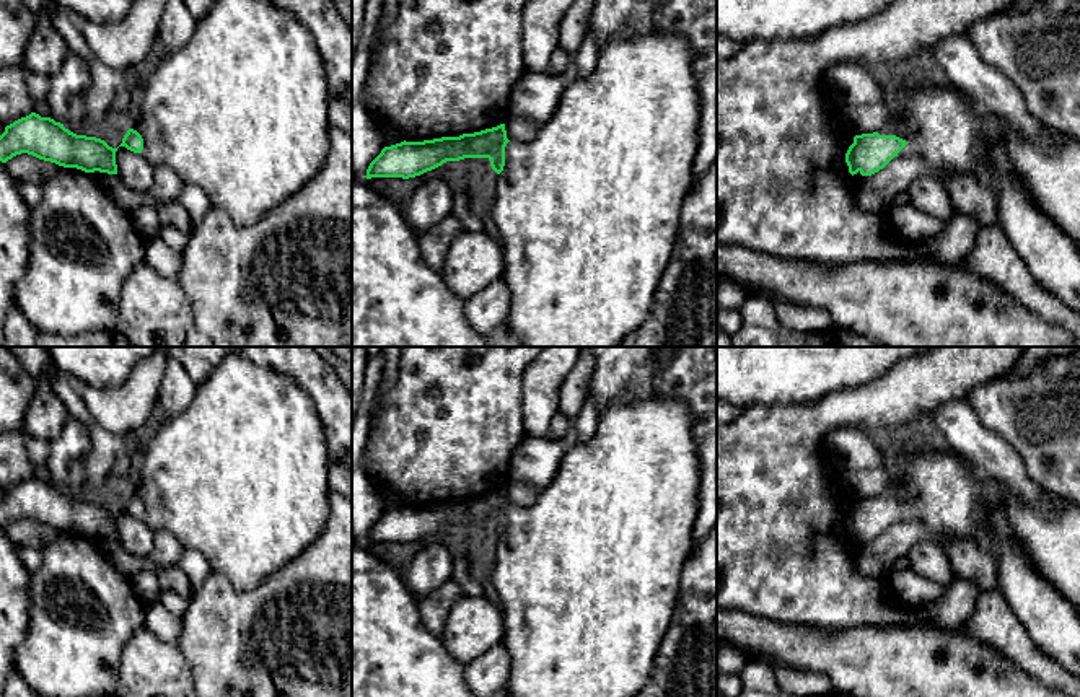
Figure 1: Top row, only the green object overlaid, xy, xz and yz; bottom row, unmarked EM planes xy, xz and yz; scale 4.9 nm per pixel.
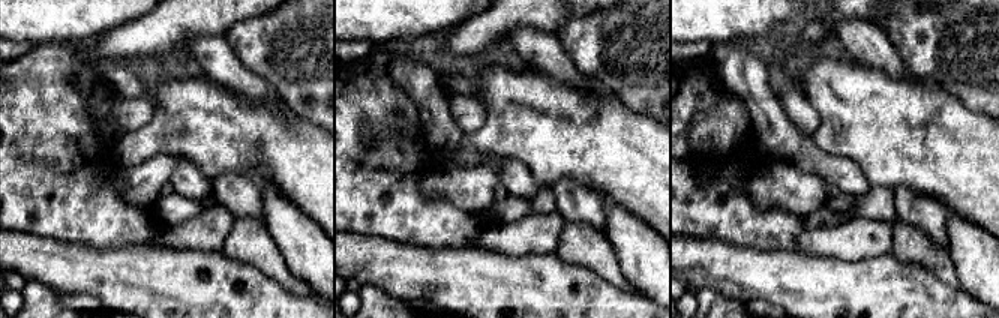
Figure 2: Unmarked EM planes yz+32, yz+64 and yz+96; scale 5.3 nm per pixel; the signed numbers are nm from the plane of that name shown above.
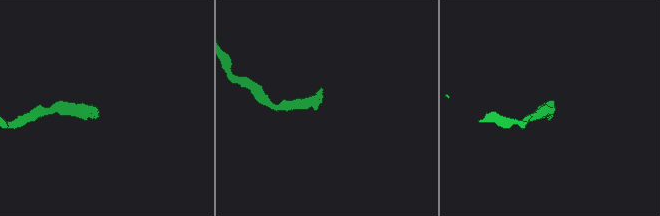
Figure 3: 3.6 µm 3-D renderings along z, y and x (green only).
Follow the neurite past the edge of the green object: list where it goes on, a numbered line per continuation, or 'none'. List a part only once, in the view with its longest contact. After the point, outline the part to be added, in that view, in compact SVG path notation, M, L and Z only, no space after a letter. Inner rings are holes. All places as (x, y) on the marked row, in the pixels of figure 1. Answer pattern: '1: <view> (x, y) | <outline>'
1: yz (939, 124) | M896 77L889 94L891 114L880 135L896 135L907 142L898 156L919 155L935 169L969 174L989 181L992 164L989 143L1003 138L1016 174L1026 184L1033 202L1070 236L1080 251L1080 142L1059 135L1060 148L1047 153L1028 143L1005 119L972 107L959 90L940 77Z

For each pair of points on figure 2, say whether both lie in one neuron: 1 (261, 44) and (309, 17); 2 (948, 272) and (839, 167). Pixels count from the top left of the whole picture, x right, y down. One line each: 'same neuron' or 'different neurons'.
1: same neuron
2: different neurons

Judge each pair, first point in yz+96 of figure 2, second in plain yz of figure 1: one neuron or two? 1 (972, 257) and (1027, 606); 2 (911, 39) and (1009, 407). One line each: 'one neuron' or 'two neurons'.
1: one neuron
2: one neuron

